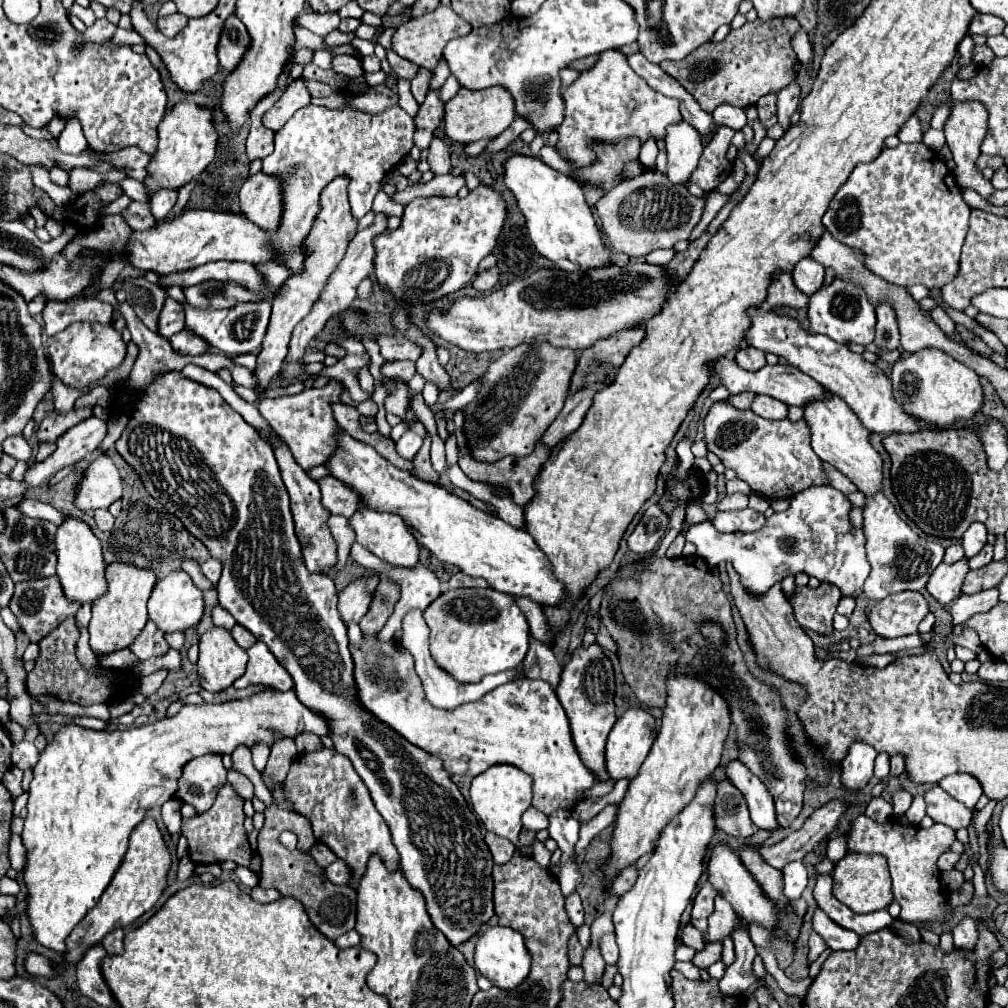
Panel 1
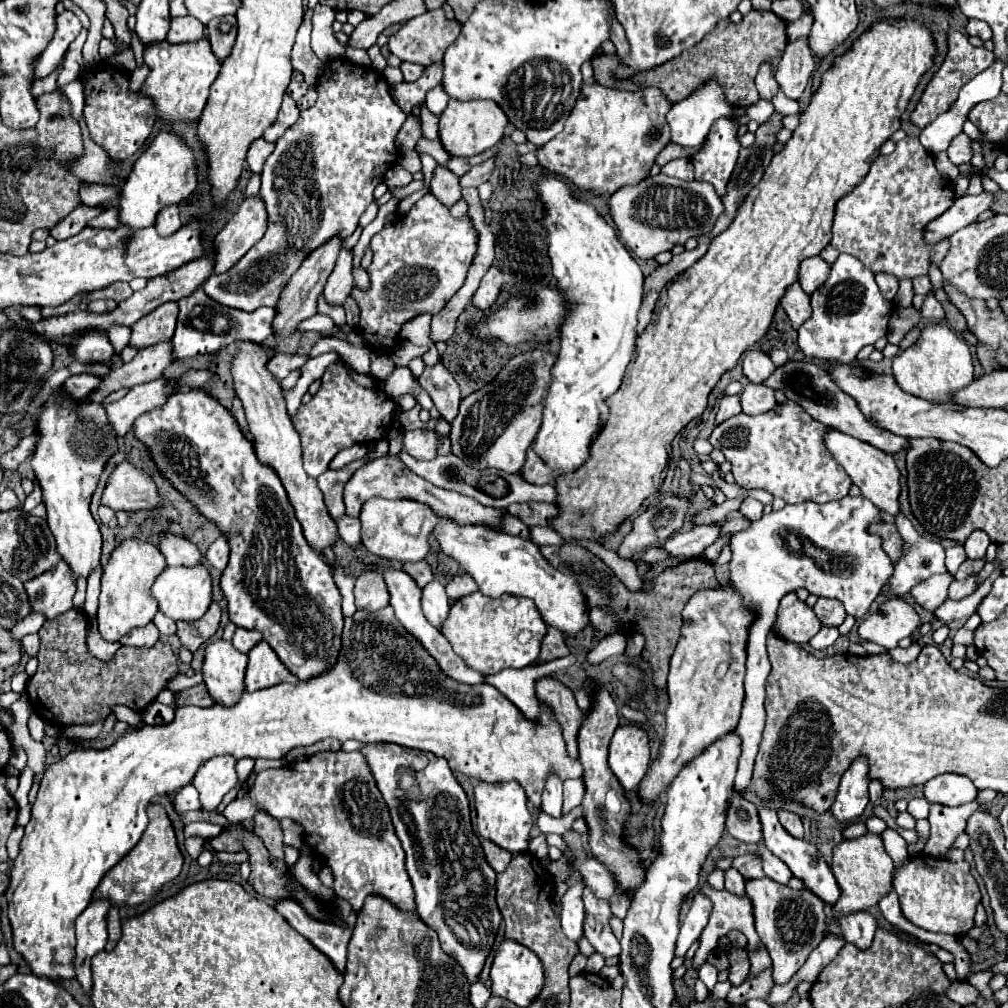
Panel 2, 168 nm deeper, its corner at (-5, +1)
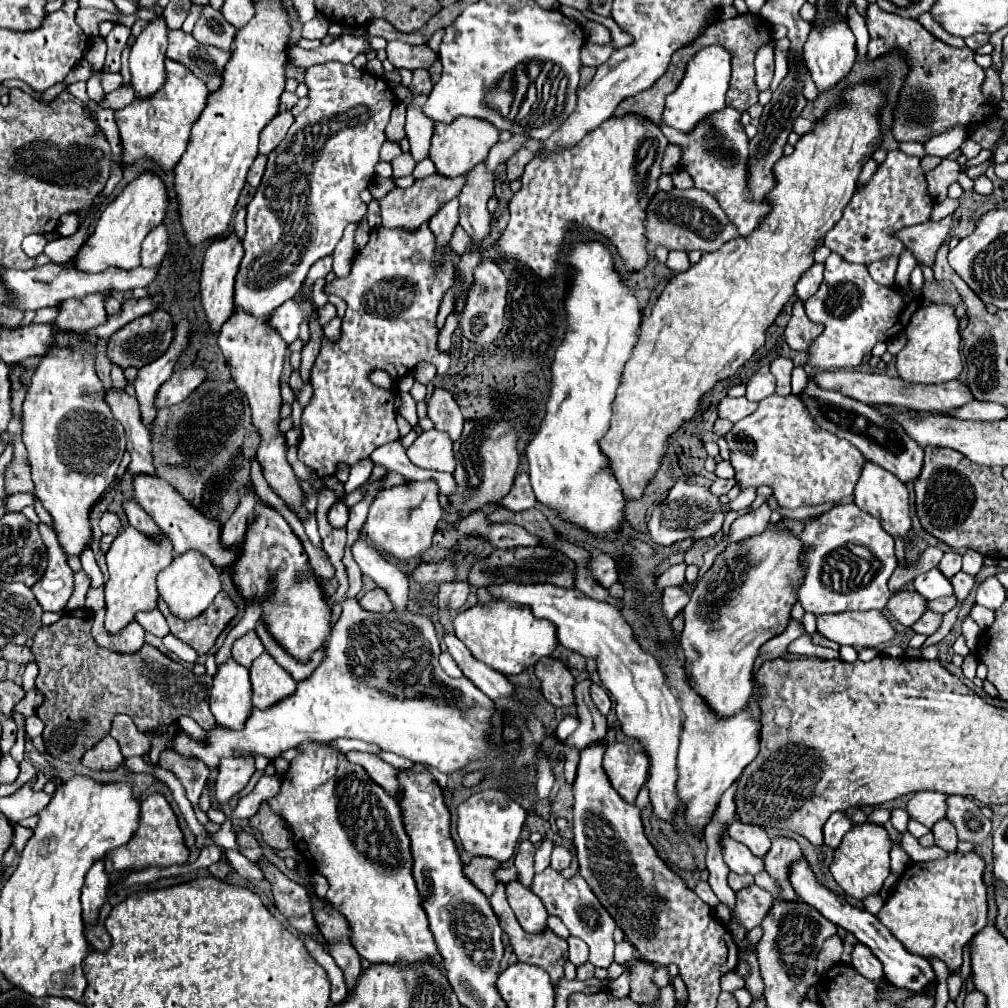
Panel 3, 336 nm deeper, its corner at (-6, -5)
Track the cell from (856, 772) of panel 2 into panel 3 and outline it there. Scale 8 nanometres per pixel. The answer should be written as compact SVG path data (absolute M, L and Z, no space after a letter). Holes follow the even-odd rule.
M836 812L824 824L824 844L830 848L838 848L842 836L852 828L852 822L846 818L844 812Z

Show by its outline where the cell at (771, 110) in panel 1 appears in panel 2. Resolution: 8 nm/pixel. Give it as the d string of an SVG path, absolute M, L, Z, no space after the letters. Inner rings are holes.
M765 62L765 64L761 64L761 68L759 68L759 74L757 74L757 78L755 78L755 84L757 84L757 90L759 90L759 94L761 94L761 98L763 100L773 100L773 96L779 92L779 84L775 82L775 78L771 76L771 66Z

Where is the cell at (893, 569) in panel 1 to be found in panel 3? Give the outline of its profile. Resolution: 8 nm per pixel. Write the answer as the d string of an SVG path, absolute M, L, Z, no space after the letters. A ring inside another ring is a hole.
M936 568L930 570L930 572L920 574L918 578L914 578L914 588L918 590L918 594L922 594L928 600L954 594L950 580L940 570L936 570Z

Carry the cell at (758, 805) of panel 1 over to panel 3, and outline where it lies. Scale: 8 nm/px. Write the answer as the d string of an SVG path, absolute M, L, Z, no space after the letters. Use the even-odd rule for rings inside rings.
M802 858L800 862L796 862L792 866L792 872L790 872L790 882L794 886L794 890L800 894L800 898L804 902L808 902L810 906L814 906L824 918L828 918L832 924L848 930L850 934L856 936L858 942L862 942L864 946L868 946L874 956L878 956L878 960L884 964L884 974L886 974L886 980L896 986L896 988L904 988L904 990L910 990L910 992L916 992L916 994L924 994L930 990L930 986L934 986L936 978L934 978L934 970L930 966L930 962L922 956L914 956L910 954L890 932L884 924L880 924L880 920L876 916L872 916L870 912L862 910L862 908L856 908L852 904L848 904L844 898L836 896L834 892L830 892L828 888L824 888L812 874L810 866L806 864L806 860Z

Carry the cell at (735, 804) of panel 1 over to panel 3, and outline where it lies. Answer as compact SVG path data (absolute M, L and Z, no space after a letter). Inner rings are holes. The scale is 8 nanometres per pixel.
M734 820L730 824L730 828L728 828L728 834L734 840L742 842L744 846L748 846L750 852L756 854L756 856L760 856L760 858L764 858L766 852L768 852L768 848L770 848L768 834L762 828L758 828L758 826L750 826L750 824L742 824L740 820Z

